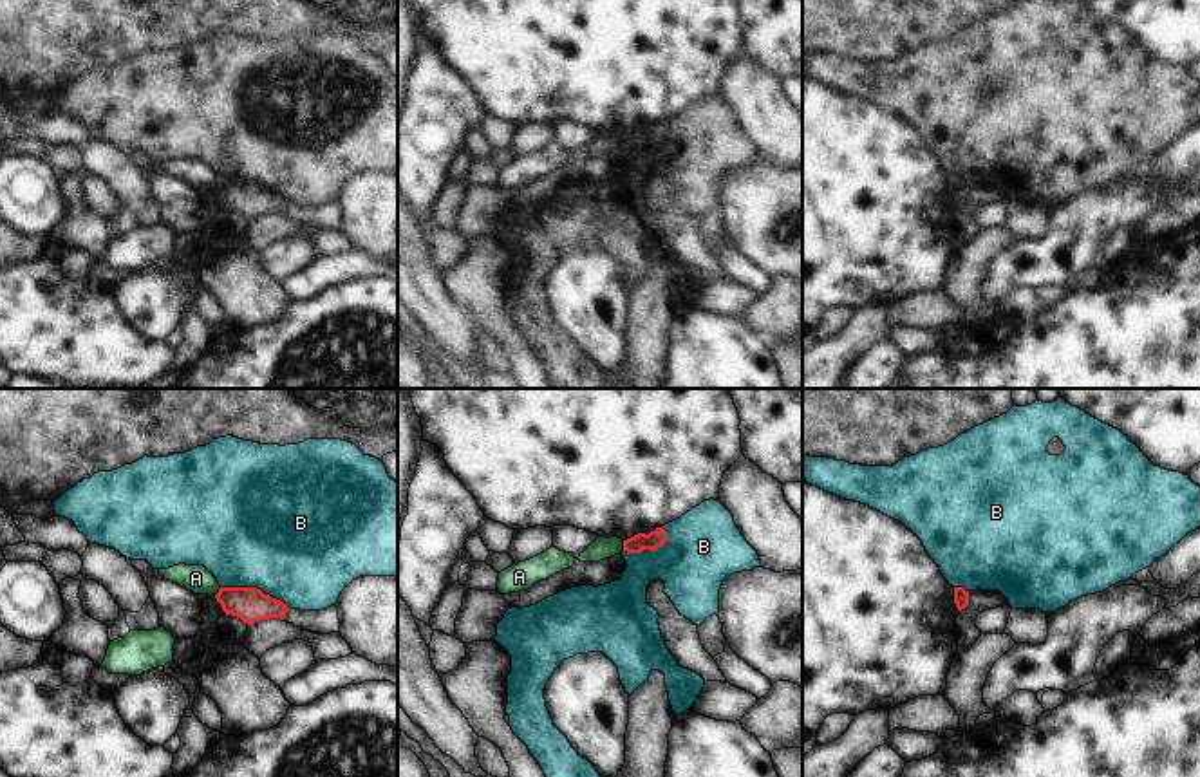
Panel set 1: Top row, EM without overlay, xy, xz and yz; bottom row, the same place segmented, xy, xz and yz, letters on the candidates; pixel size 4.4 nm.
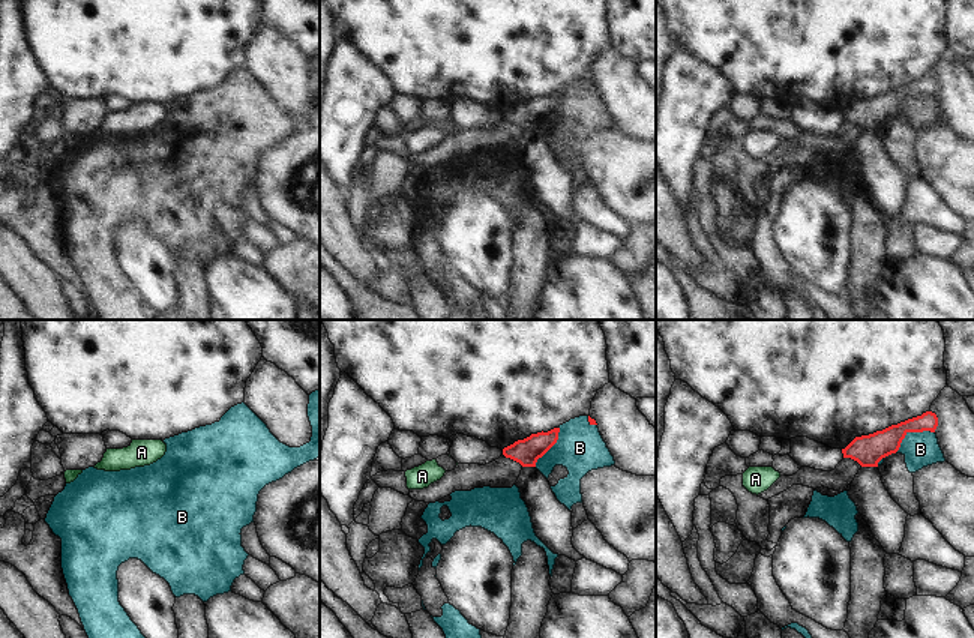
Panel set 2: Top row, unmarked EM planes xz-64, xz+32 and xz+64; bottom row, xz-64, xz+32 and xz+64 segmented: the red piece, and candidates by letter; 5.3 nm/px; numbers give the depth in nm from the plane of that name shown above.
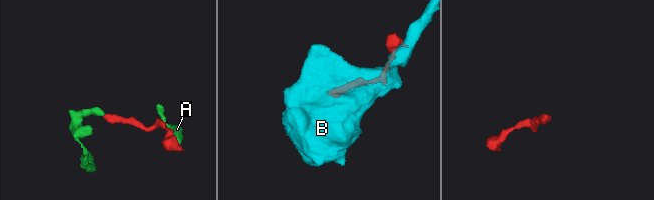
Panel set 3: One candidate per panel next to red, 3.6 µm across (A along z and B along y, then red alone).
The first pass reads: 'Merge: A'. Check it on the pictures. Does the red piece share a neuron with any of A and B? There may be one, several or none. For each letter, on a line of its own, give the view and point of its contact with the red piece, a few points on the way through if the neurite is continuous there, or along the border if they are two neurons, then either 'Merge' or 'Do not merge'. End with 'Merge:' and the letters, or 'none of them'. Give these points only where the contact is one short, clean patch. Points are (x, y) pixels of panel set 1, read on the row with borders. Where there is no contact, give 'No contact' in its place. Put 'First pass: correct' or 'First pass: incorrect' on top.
First pass: incorrect
A: Touches red at xz (624, 546). Boundary: xz (622, 541), (624, 550). Do not merge
B: Touches red at xz (649, 550). Do not merge
Merge: none of them.

